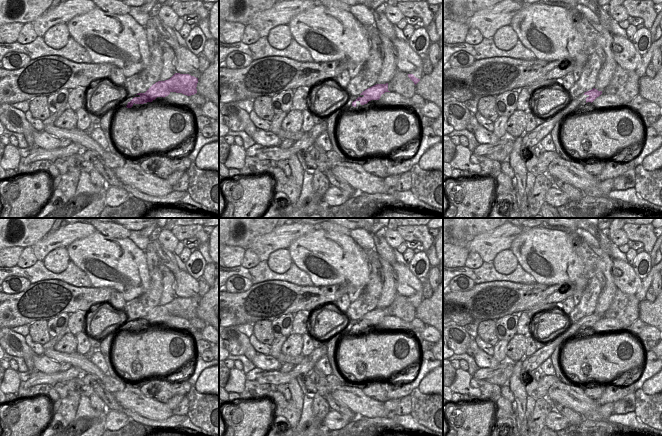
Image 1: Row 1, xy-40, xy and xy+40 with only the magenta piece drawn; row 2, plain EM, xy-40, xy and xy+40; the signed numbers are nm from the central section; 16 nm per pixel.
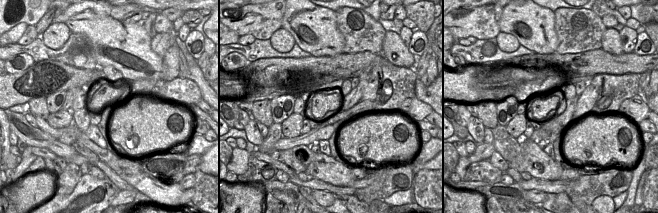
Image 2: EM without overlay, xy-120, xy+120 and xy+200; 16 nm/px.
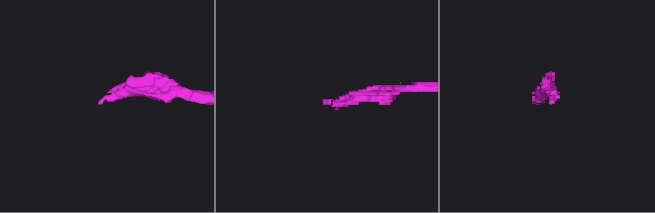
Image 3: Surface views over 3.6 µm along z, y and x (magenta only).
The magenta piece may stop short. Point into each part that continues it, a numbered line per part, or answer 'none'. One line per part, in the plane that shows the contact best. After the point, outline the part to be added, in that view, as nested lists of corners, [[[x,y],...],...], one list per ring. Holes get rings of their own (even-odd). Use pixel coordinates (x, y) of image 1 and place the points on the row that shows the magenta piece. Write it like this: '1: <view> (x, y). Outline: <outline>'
1: xy (347, 107). Outline: [[[364,95],[352,96],[351,98],[347,99],[347,101],[339,109],[337,109],[337,115],[335,117],[336,121],[338,121],[342,115],[355,109],[355,107],[352,105],[352,102],[355,101],[358,97],[364,97]]]

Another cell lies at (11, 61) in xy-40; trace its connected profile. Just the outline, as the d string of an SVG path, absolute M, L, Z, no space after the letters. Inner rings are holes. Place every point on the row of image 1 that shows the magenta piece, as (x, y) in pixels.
M9 52L3 57L1 63L2 68L6 70L17 70L27 65L30 61L30 57L24 53Z

